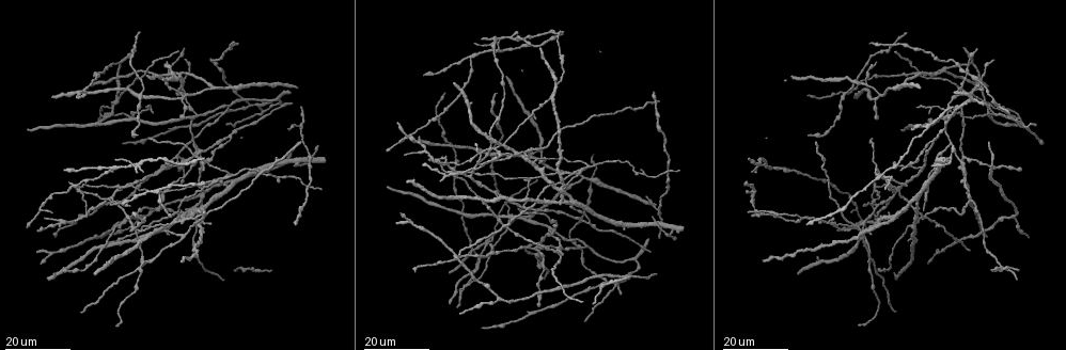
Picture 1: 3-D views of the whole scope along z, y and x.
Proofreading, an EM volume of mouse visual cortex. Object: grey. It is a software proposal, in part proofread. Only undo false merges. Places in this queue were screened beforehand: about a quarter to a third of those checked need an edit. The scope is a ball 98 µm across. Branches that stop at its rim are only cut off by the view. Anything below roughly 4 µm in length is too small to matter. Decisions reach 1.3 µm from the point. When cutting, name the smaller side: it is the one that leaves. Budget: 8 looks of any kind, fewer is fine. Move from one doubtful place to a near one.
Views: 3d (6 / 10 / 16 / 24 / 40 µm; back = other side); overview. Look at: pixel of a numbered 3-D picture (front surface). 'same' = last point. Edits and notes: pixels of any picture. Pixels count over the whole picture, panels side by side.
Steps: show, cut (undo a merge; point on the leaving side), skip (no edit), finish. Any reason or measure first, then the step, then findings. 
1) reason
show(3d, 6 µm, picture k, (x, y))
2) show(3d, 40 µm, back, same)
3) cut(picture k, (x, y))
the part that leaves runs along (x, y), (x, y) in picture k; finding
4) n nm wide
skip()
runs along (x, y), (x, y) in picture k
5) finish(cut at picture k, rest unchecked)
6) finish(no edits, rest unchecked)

a fork
show(3d, 16 µm, picture 1, (932, 108))

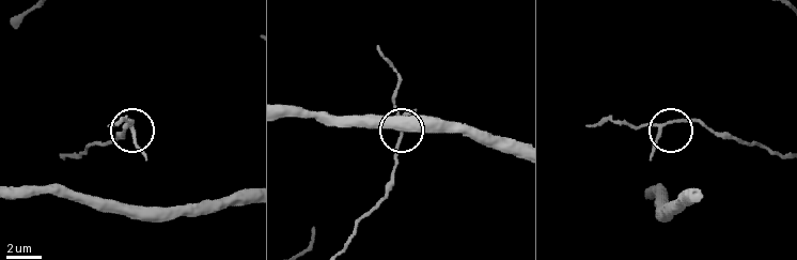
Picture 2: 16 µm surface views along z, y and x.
show(3d, 10 µm, picture 2, (658, 126))

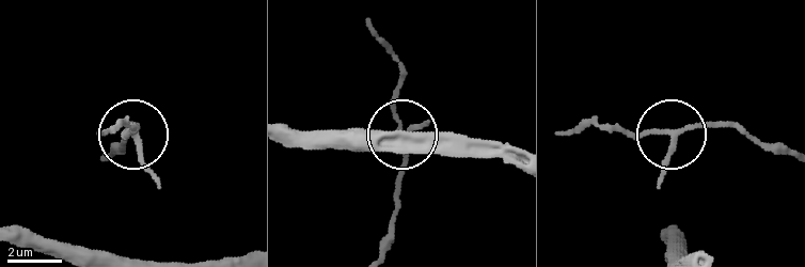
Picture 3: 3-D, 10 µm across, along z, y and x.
show(3d, 10 µm, back, picture 3, (673, 133))

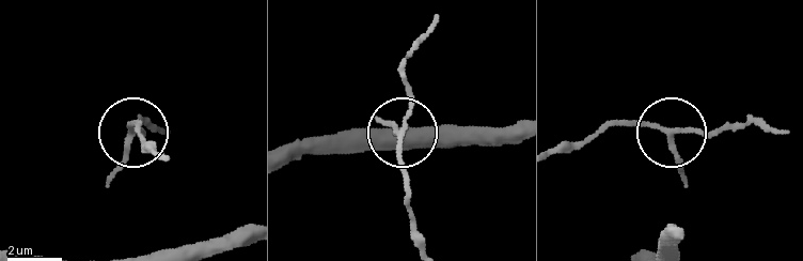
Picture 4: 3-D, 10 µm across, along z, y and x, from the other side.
skip()
continuous, no second neuron

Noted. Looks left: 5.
show(3d, 24 µm, picture 1, (523, 205))

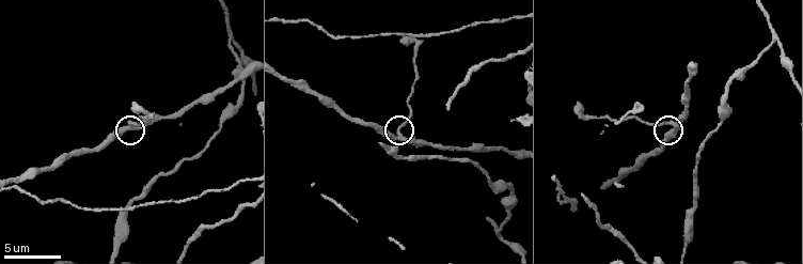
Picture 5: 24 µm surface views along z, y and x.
show(3d, 6 µm, picture 5, (397, 133))

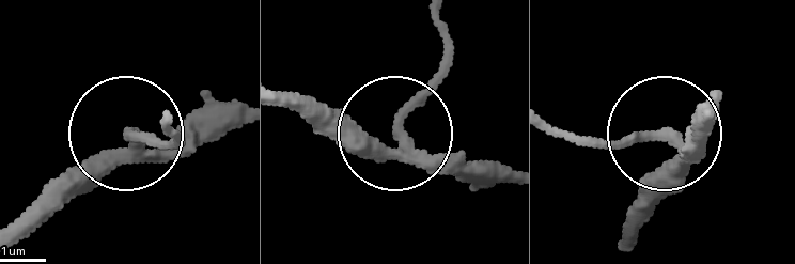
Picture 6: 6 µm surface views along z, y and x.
3 arms
cut(picture 6, (159, 144))
two neurons meet here

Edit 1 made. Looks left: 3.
show(3d, 16 µm, picture 1, (180, 91))

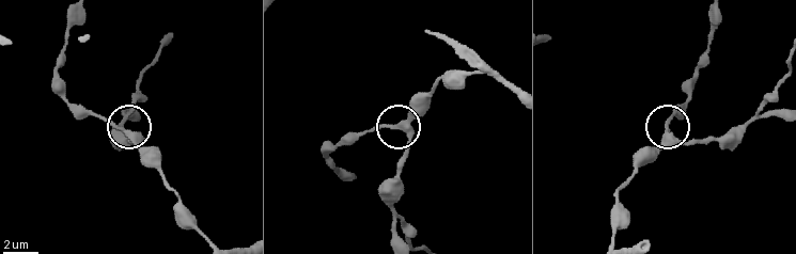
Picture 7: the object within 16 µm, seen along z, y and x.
closer look
show(3d, 6 µm, picture 7, (666, 134))

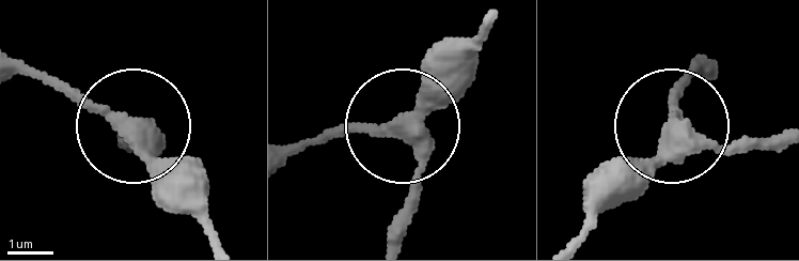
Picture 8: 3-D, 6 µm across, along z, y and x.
320 nm wide
skip()
one neuron here

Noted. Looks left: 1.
finish(cut at picture 6, rest unchecked)

